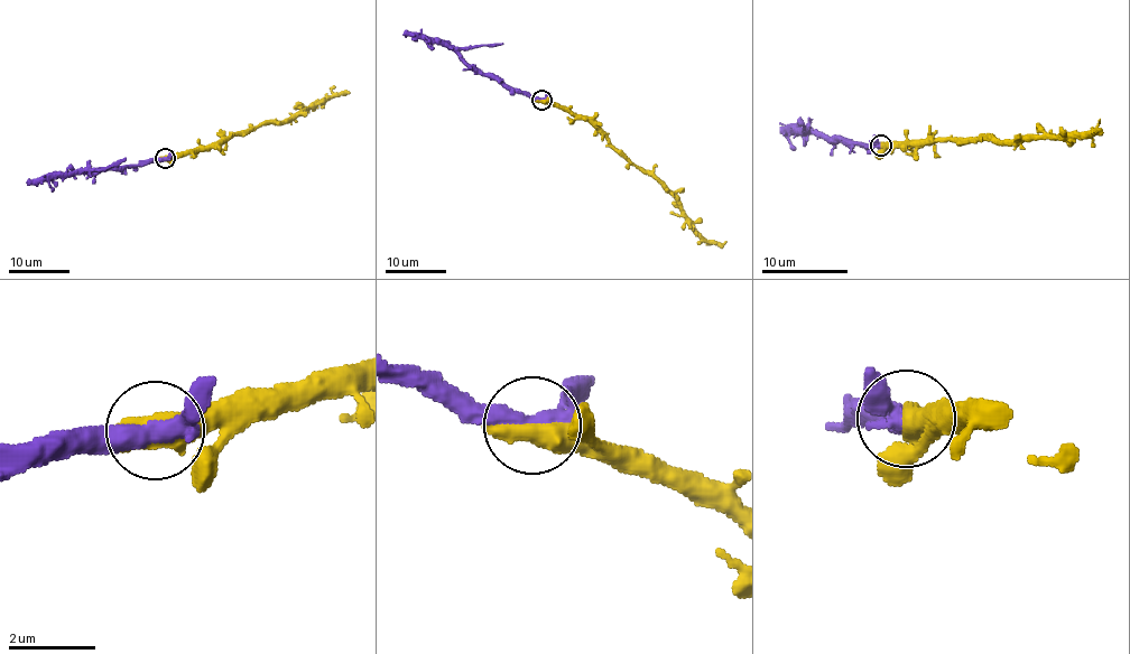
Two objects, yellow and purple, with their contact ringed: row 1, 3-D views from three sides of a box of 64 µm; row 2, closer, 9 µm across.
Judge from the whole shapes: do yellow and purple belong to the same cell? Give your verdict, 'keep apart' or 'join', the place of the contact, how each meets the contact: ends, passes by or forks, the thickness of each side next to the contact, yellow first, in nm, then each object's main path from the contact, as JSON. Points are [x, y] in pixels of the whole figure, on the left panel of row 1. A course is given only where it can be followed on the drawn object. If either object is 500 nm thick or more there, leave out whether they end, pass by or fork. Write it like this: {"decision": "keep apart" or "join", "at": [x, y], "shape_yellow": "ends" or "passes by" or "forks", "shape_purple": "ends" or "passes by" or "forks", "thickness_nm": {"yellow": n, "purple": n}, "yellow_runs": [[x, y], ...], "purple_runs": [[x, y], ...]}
{"decision": "join", "at": [165, 158], "thickness_nm": {"yellow": 550, "purple": 280}, "yellow_runs": [[165, 158], [205, 150], [233, 136], [253, 131], [260, 123], [292, 120], [331, 96], [349, 93]], "purple_runs": [[165, 158], [53, 174], [27, 184]]}

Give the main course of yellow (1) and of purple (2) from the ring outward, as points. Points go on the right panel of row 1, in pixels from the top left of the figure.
1: (881, 145), (971, 142), (982, 136), (1018, 143), (1072, 141), (1093, 132)
2: (879, 145), (805, 131), (798, 125), (784, 132)

